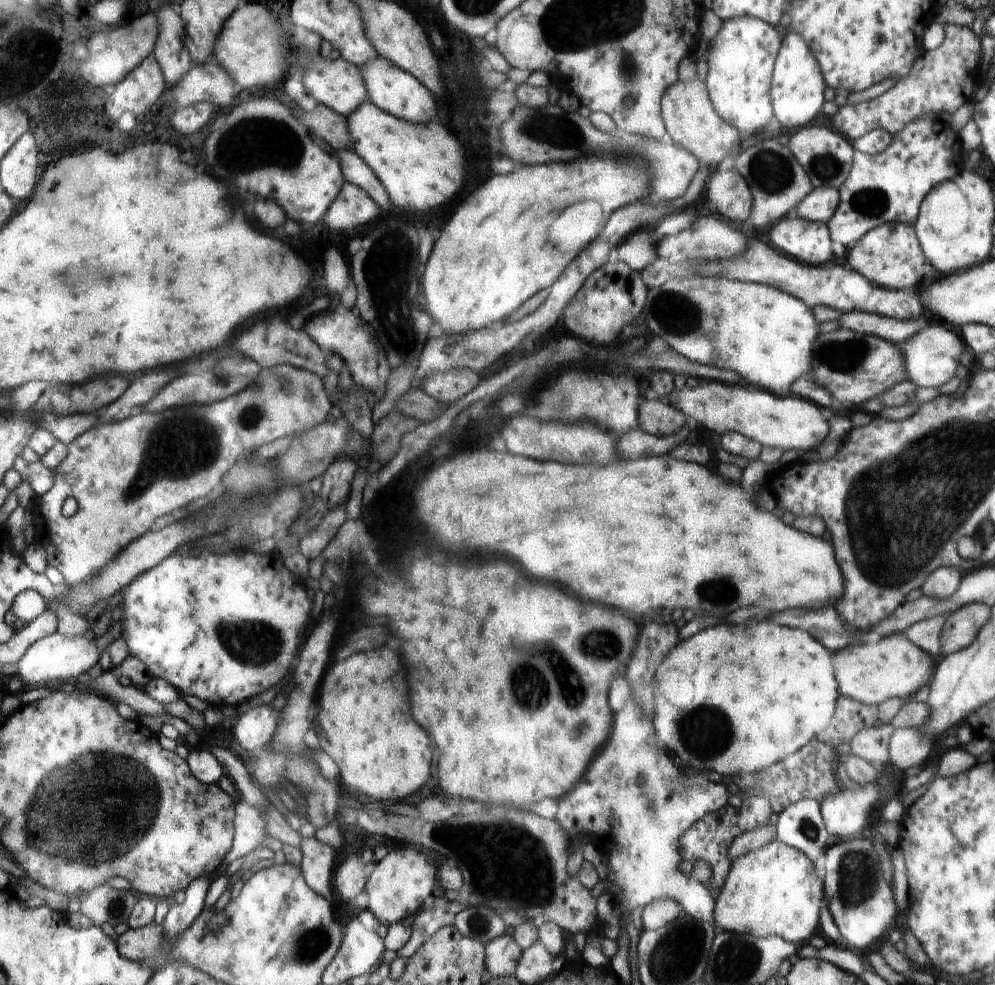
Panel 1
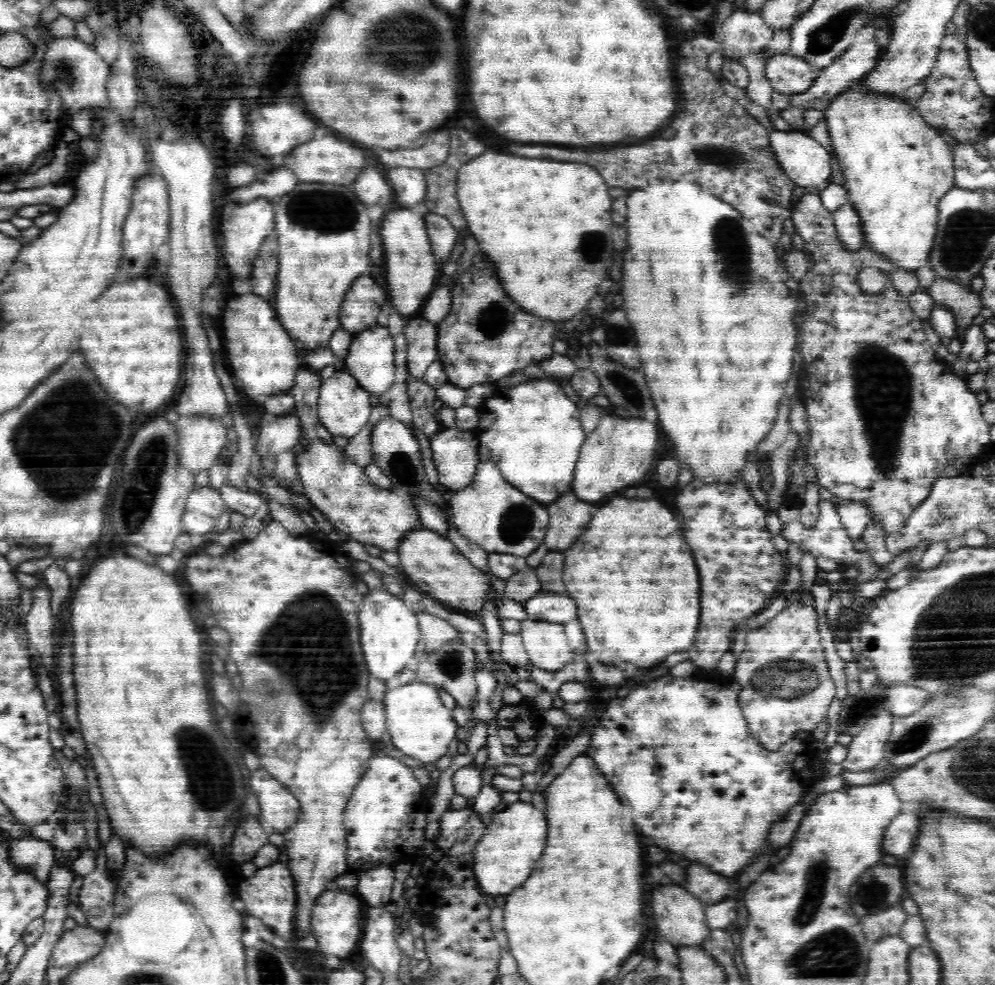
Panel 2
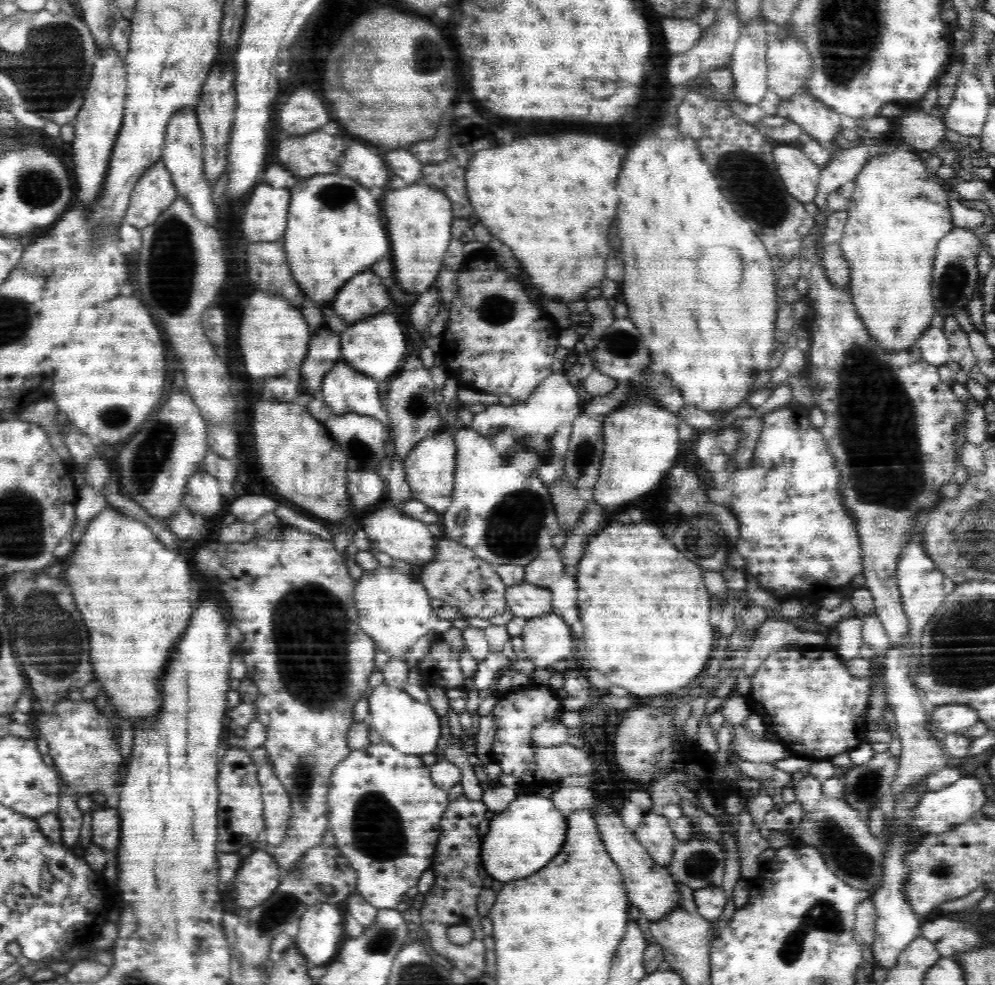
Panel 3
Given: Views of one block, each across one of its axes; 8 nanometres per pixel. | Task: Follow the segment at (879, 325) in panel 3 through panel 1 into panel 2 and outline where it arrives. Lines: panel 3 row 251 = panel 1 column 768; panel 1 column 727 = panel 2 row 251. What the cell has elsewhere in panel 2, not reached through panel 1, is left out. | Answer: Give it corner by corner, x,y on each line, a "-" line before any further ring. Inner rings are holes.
860,82
853,84
852,88
834,97
830,108
826,110
826,120
828,120
828,132
830,132
830,140
832,140
833,152
837,156
837,160
841,166
842,175
844,178
844,188
848,192
848,200
844,206
834,211
834,224
836,232
838,232
840,241
846,245
846,248
872,247
874,251
884,253
886,259
892,260
896,268
900,267
915,274
918,267
924,266
929,261
932,247
935,243
937,233
939,211
937,210
937,202
941,196
950,192
955,187
955,166
953,163
954,157
952,149
948,146
948,142
932,127
924,121
924,118
917,110
917,101
909,104
907,100
902,100
898,96
884,95
884,93
874,93
869,91
868,82

